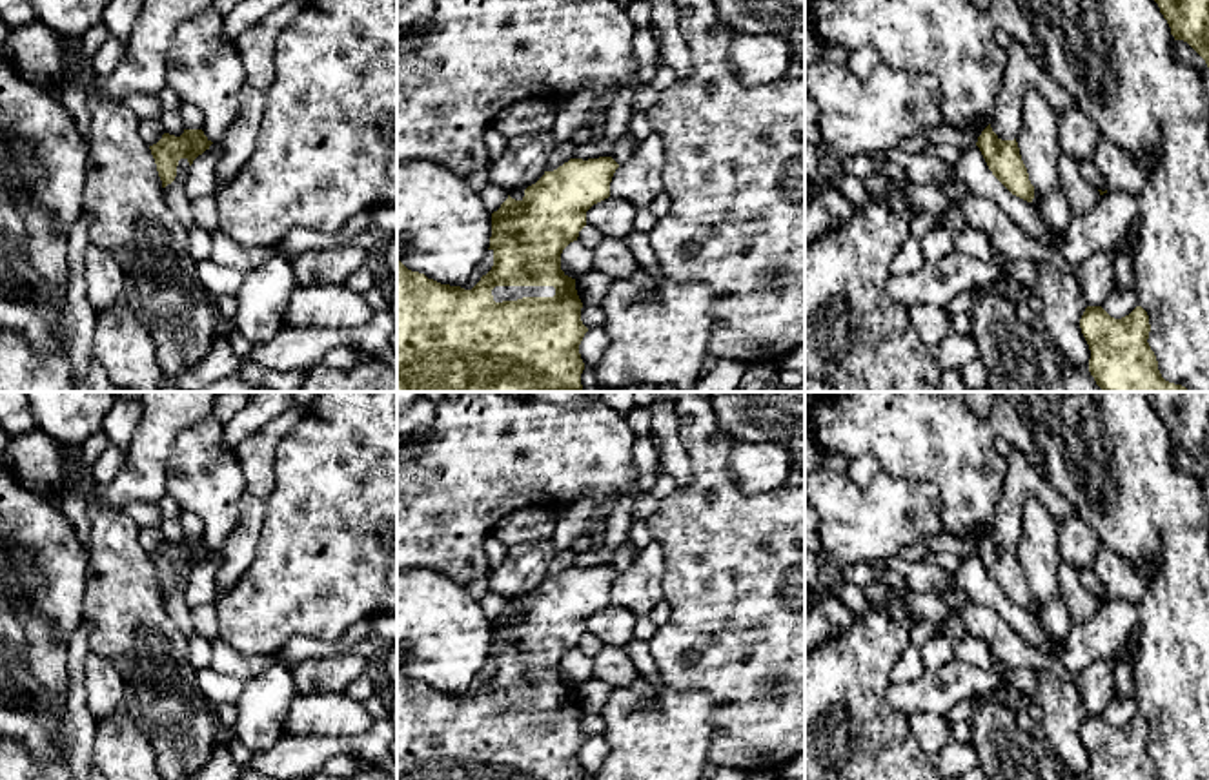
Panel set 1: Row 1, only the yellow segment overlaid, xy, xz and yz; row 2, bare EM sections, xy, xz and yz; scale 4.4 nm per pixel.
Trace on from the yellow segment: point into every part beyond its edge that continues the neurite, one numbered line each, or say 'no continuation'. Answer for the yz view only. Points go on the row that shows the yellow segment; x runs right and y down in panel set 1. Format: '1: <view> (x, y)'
no continuation

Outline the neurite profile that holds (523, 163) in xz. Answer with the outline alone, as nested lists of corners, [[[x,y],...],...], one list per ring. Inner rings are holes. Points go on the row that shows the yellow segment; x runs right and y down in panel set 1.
[[[552,129],[508,140],[504,153],[488,166],[490,184],[508,193],[535,184],[544,175],[555,148],[557,140]]]

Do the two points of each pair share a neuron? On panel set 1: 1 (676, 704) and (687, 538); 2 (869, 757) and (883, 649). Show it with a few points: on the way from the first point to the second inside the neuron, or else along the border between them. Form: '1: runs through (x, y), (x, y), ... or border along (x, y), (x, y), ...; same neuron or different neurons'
1: border along (661, 680), (703, 689), (711, 717); different neurons
2: runs through (869, 729), (869, 677); same neuron

